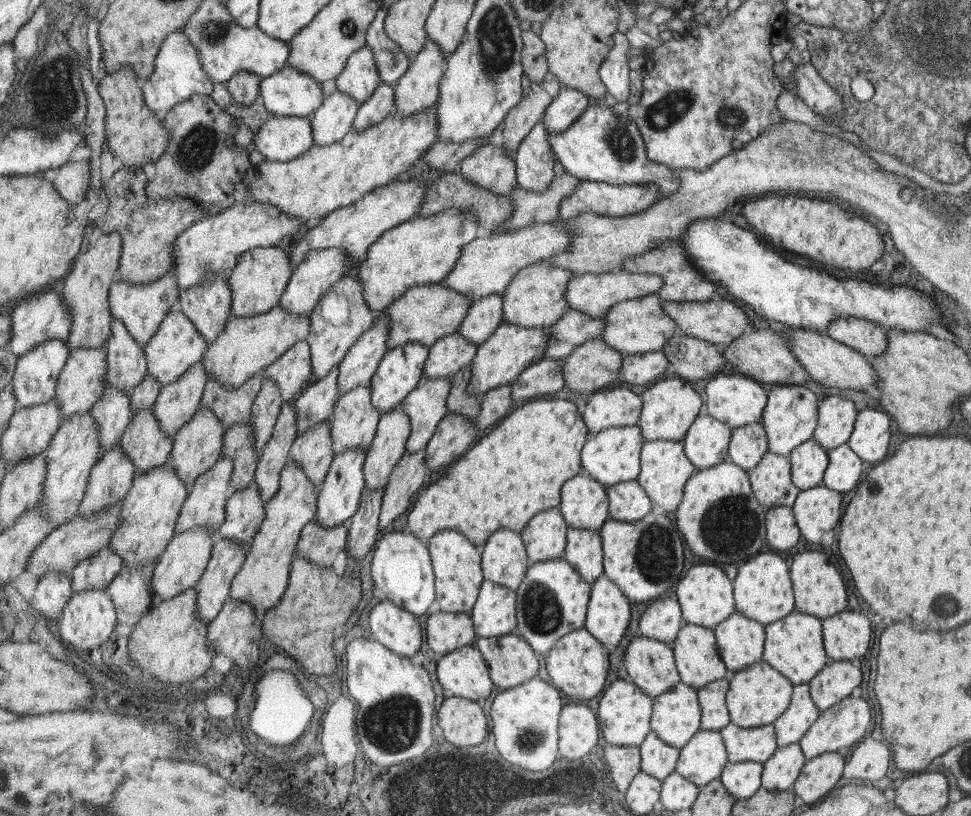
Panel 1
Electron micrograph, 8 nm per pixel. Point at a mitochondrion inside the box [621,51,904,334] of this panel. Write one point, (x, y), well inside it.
(668, 110)

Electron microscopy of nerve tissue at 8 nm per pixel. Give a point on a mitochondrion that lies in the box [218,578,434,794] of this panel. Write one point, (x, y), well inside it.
(393, 726)

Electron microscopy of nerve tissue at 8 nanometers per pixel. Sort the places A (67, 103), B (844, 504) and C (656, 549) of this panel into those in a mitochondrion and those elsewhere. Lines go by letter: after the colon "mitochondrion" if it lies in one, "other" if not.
A: mitochondrion
B: other
C: mitochondrion

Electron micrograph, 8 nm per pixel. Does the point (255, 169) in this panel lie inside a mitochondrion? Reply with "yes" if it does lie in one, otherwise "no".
no

